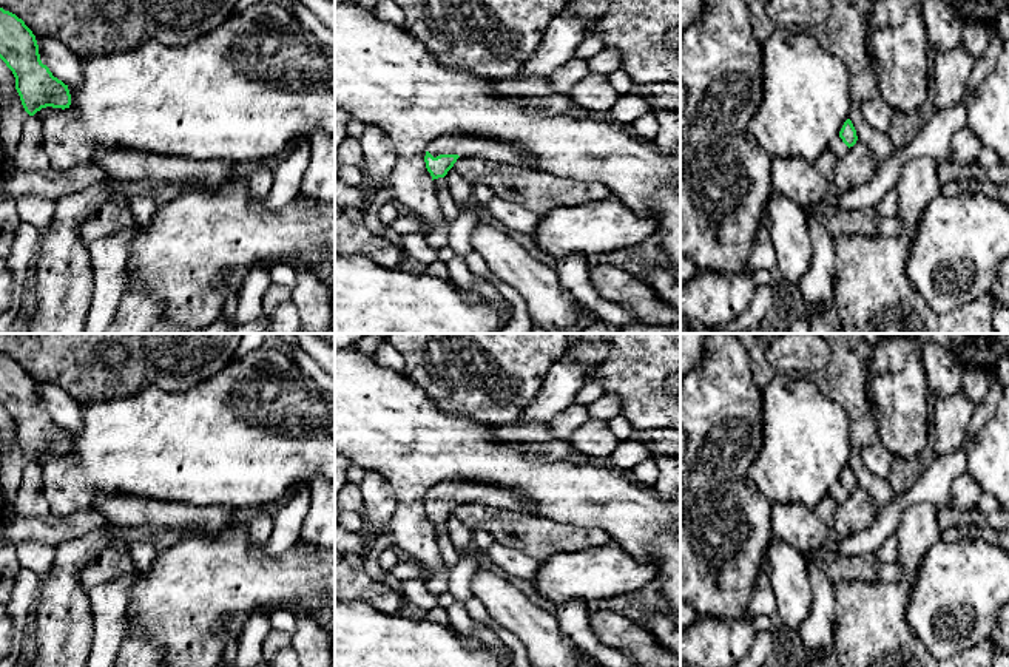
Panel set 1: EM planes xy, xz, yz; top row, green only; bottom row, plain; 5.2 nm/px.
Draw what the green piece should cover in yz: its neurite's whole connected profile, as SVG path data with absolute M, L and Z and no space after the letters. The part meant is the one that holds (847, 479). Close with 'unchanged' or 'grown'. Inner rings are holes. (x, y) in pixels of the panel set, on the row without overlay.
M847 465L839 480L830 488L827 496L815 508L815 511L828 523L828 526L832 525L838 508L847 500L849 494L853 493L856 486L856 476L852 466Z | grown

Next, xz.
M454 479L438 482L427 493L424 508L432 526L444 523L460 502L483 503L498 510L532 514L528 502L509 489Z | grown

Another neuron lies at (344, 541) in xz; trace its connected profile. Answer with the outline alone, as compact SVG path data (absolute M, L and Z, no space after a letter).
M335 523L335 550L341 553L367 554L367 545L363 533L350 533L338 523Z

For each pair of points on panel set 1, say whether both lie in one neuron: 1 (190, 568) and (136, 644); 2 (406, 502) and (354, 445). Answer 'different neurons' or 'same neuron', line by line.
1: different neurons
2: same neuron

